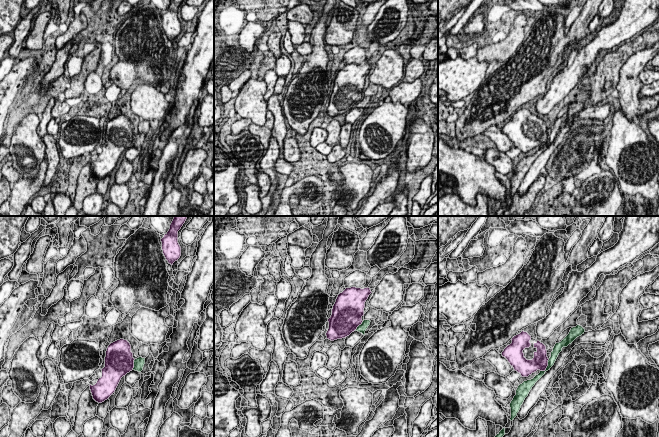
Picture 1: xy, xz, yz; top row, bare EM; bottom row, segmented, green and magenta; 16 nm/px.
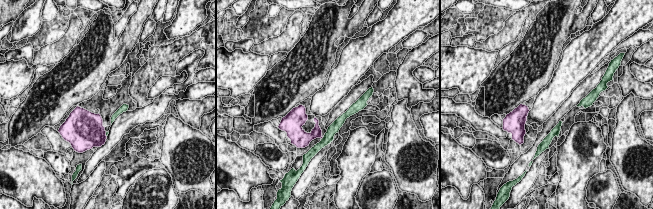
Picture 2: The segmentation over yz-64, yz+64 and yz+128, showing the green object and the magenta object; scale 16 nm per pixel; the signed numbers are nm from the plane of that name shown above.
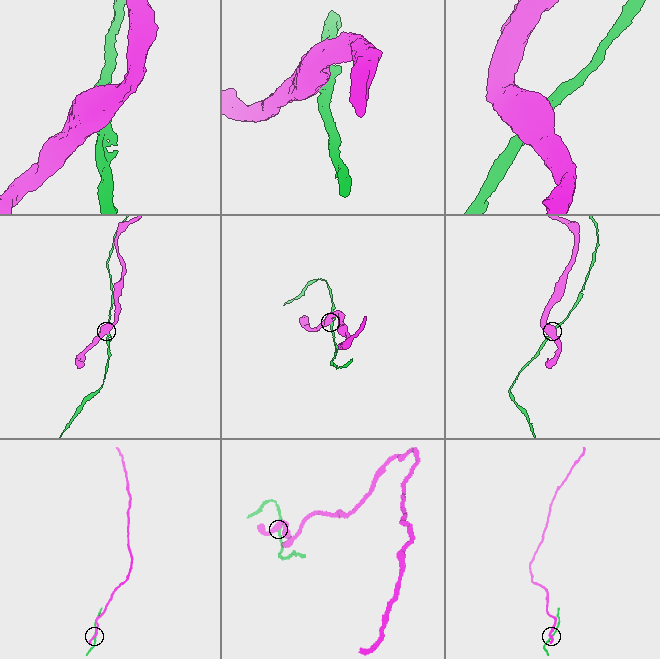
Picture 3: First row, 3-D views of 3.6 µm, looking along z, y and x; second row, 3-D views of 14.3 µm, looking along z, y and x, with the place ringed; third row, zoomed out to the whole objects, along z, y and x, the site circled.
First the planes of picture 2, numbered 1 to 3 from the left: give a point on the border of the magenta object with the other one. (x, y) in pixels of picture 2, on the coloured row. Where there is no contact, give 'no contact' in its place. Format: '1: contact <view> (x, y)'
1: contact yz-64 (106, 134)
2: contact yz+64 (322, 138)
3: no contact

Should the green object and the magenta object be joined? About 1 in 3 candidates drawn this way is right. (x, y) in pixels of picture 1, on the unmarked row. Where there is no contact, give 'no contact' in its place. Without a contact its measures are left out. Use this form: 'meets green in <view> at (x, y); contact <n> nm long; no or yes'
meets green in yz at (547, 143); contact 260 nm long; no

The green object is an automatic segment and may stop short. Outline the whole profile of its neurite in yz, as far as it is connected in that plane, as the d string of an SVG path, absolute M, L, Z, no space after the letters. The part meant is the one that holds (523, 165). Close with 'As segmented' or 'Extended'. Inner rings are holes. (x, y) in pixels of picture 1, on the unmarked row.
M577 101L576 103L571 104L569 110L559 119L556 119L553 127L551 128L551 133L548 136L548 142L545 147L540 147L538 151L536 151L533 155L524 157L520 160L516 166L516 171L510 179L511 184L511 194L510 196L514 196L519 188L521 181L523 180L525 174L528 172L530 166L535 161L535 159L545 150L546 147L550 146L550 144L554 141L559 129L562 127L563 123L567 123L571 120L577 113L584 110L585 105Z. As segmented

